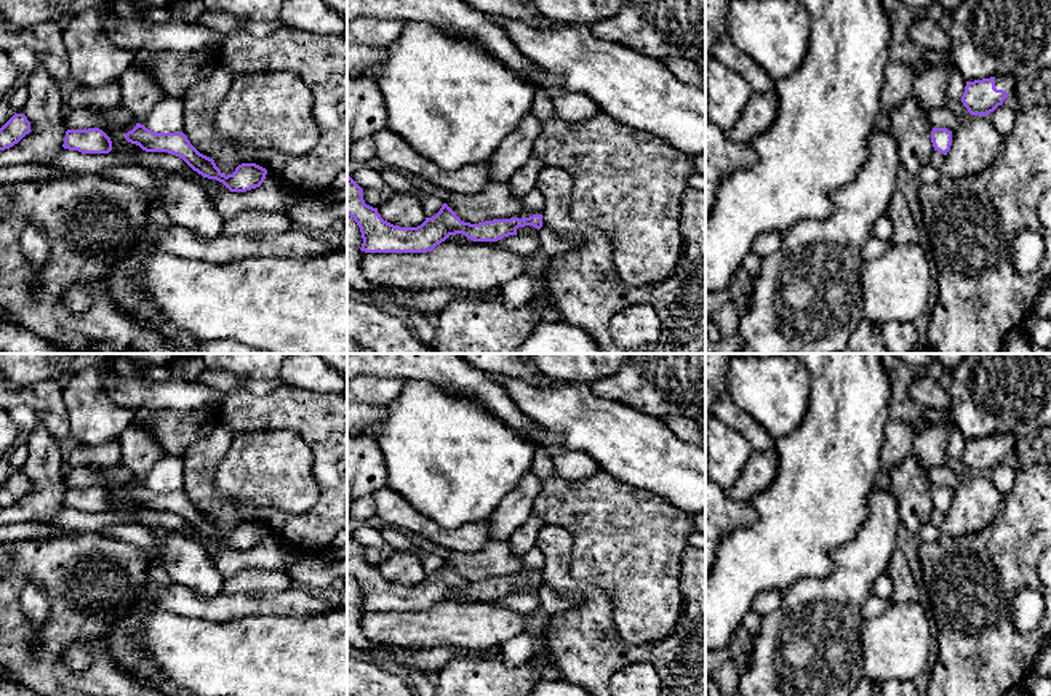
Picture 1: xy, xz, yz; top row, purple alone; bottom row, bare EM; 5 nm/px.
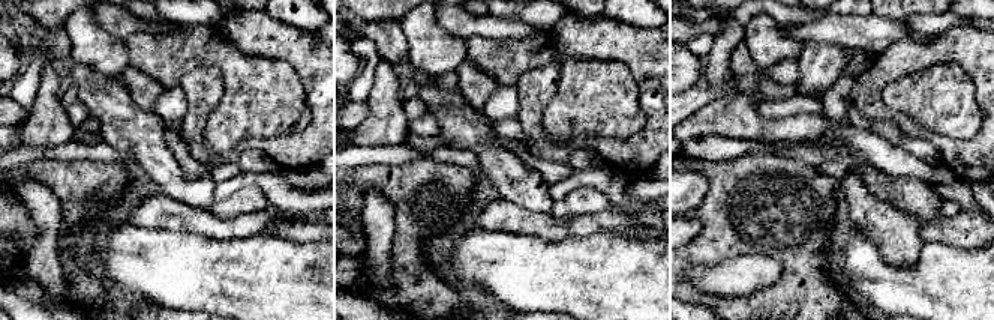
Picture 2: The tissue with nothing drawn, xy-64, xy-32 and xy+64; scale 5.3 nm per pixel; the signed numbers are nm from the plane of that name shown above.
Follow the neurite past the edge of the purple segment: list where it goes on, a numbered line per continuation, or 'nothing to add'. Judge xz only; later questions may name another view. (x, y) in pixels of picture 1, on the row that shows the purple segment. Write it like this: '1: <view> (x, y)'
nothing to add

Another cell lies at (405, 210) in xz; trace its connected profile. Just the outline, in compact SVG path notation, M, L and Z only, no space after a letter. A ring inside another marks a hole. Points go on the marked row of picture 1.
M394 192L378 213L384 221L400 227L418 227L426 221L421 200L406 192Z

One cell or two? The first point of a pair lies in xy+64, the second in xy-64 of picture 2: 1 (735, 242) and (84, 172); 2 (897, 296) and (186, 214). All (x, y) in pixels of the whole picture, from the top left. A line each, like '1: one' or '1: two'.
1: one
2: two

